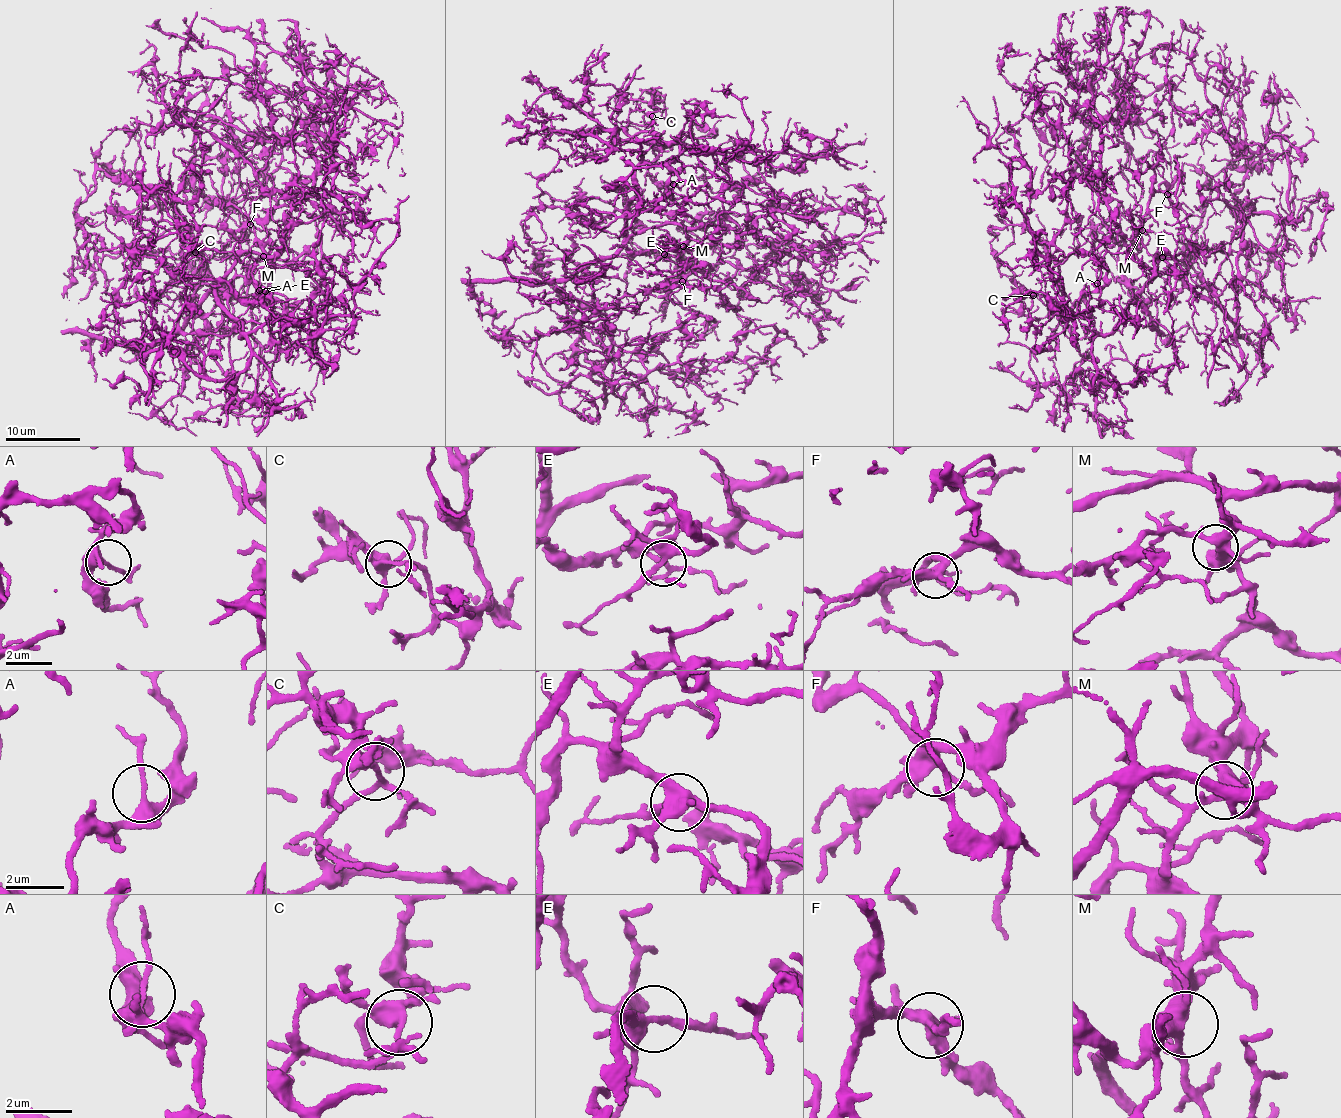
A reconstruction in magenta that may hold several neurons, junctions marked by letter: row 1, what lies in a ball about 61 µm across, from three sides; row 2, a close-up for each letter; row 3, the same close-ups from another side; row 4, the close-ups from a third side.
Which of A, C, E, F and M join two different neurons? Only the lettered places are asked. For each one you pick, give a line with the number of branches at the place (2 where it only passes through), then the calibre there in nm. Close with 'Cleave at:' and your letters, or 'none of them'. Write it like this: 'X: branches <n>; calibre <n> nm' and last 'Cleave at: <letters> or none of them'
Cleave at: none of them

